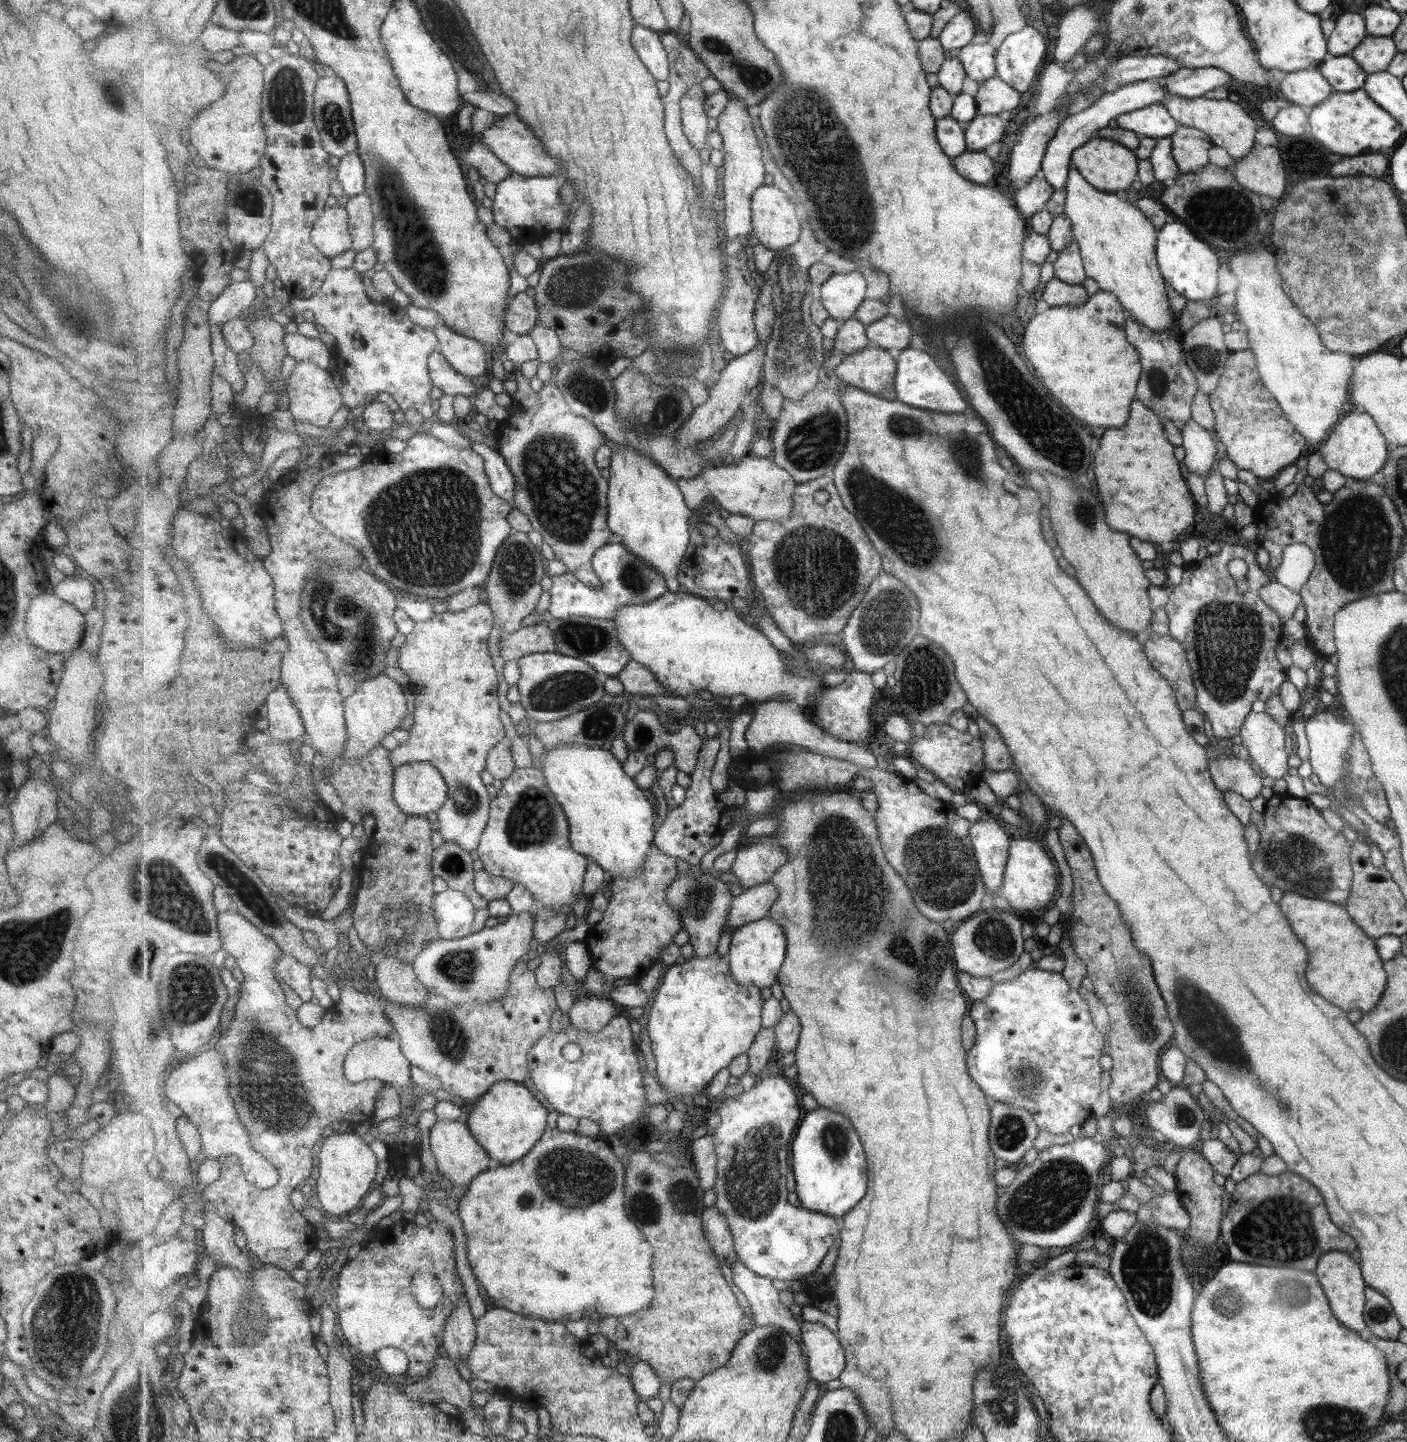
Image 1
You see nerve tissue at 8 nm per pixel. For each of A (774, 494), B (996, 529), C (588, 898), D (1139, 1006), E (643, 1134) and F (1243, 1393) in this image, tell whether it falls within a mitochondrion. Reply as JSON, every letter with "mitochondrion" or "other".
{"A":"mitochondrion","B":"other","C":"other","D":"mitochondrion","E":"other","F":"other"}

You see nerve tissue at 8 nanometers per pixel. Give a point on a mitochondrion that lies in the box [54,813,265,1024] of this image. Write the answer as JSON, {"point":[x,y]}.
{"point":[162,888]}

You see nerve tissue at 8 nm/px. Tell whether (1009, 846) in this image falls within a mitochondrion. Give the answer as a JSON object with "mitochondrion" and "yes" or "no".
{"mitochondrion":"no"}

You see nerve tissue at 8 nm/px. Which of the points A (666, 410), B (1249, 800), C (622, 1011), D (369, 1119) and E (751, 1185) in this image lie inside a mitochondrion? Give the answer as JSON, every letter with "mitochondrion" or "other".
{"A":"mitochondrion","B":"other","C":"other","D":"other","E":"mitochondrion"}

